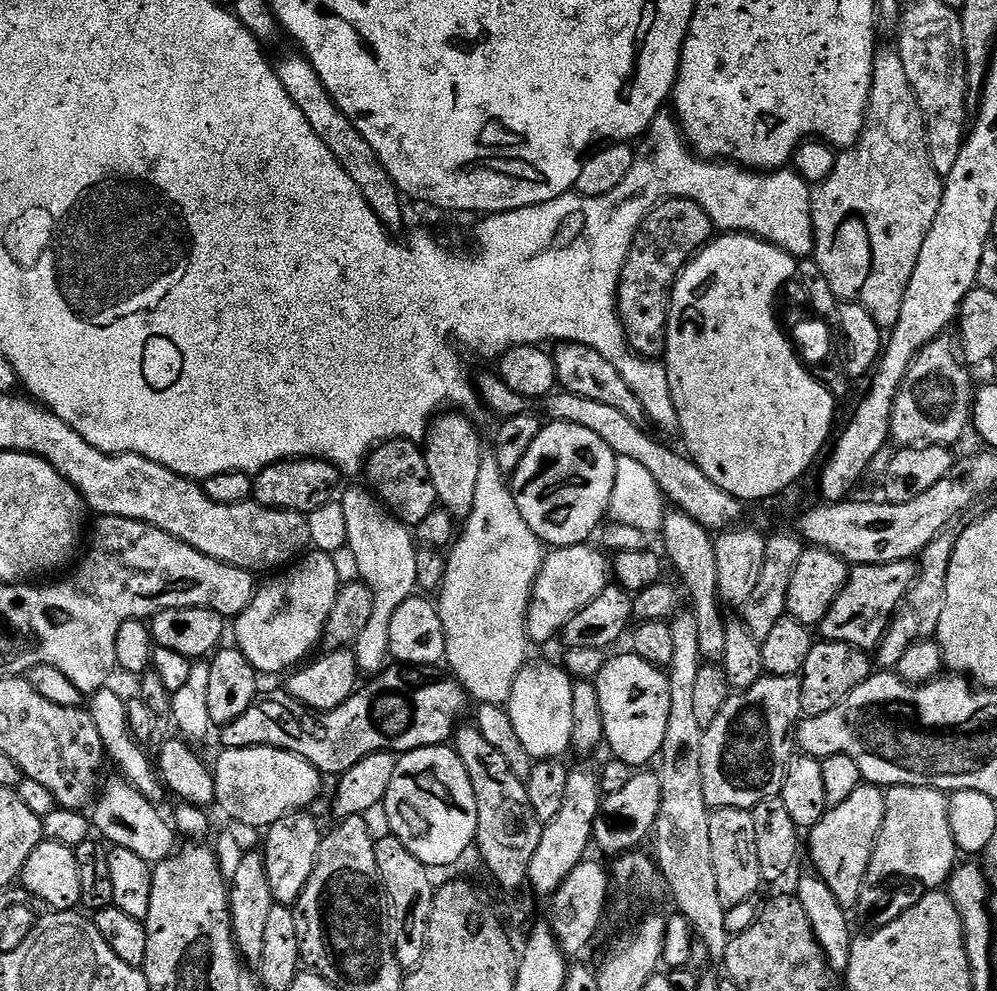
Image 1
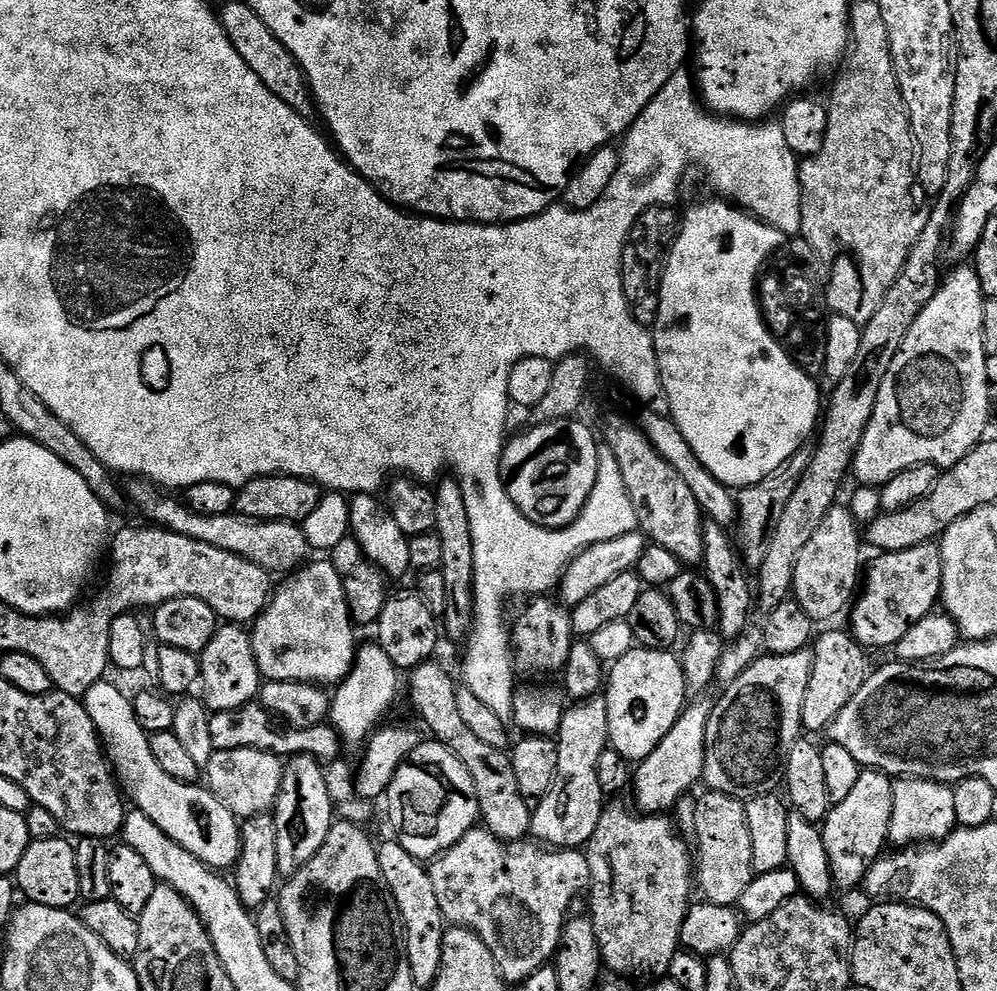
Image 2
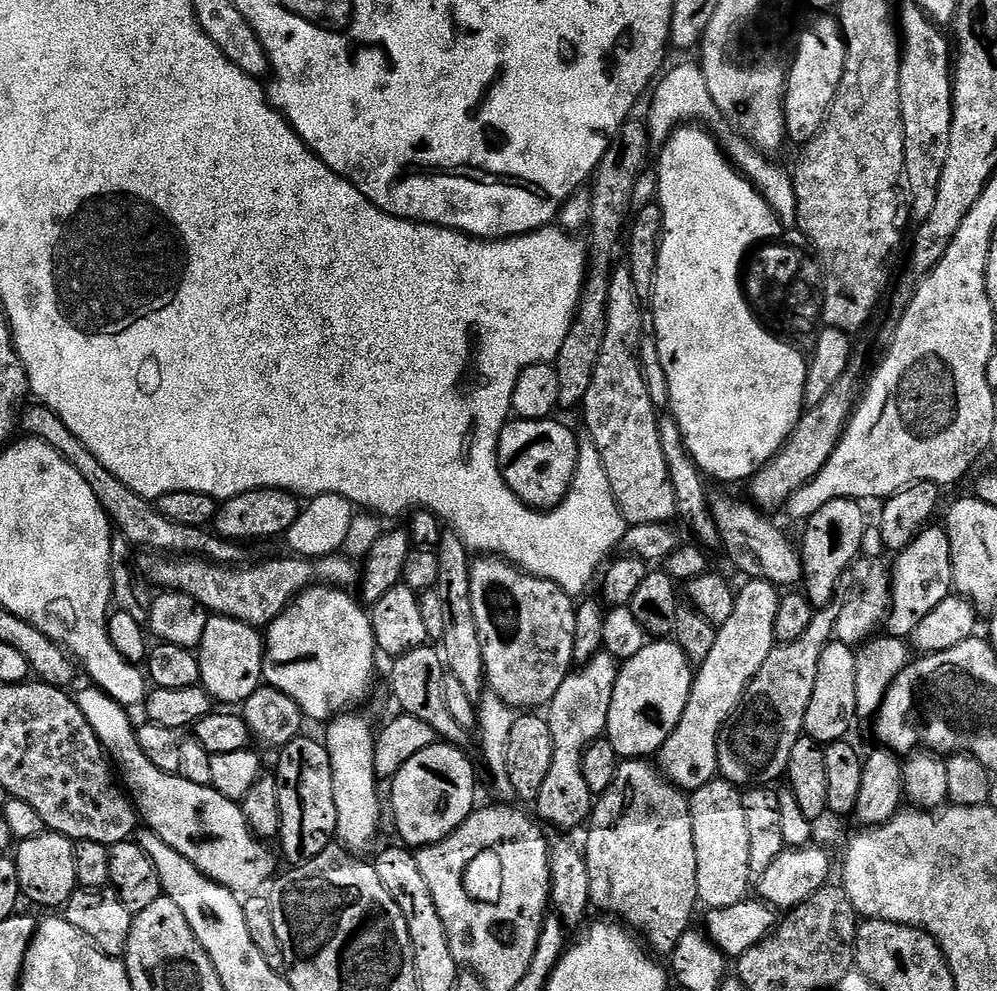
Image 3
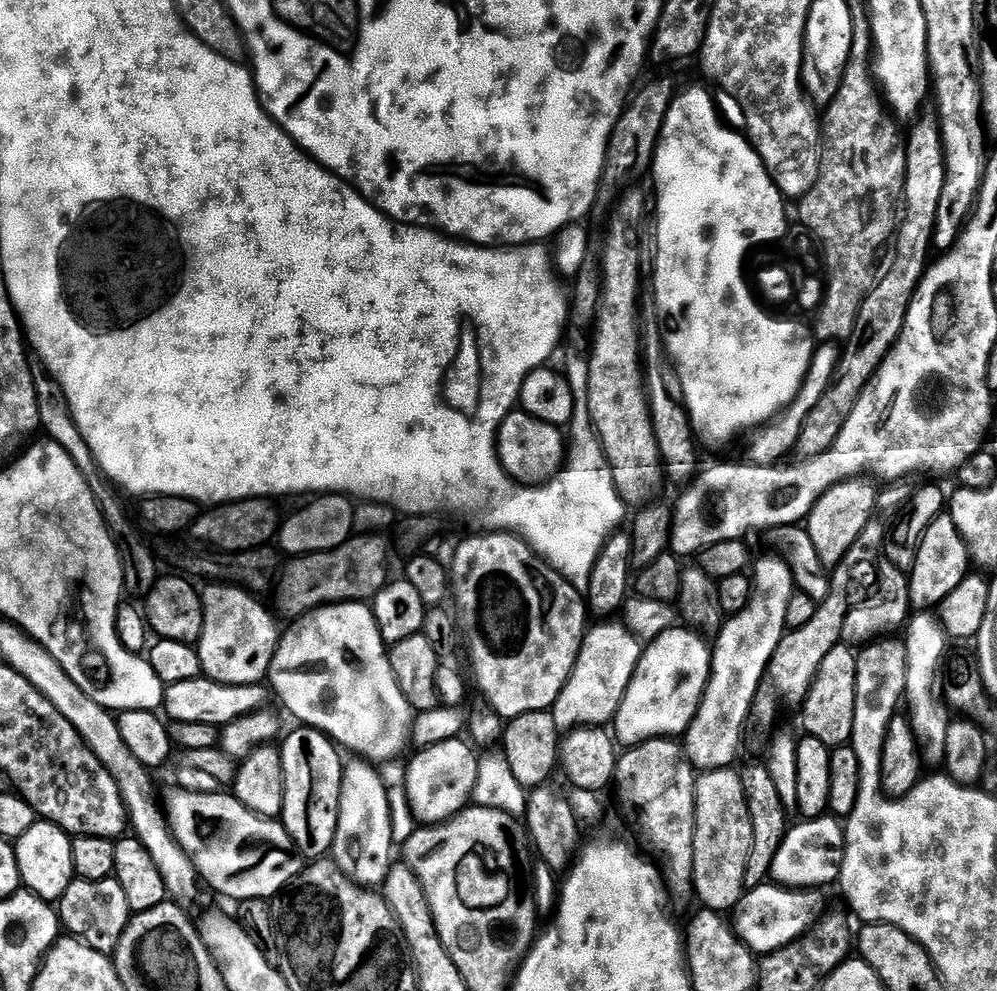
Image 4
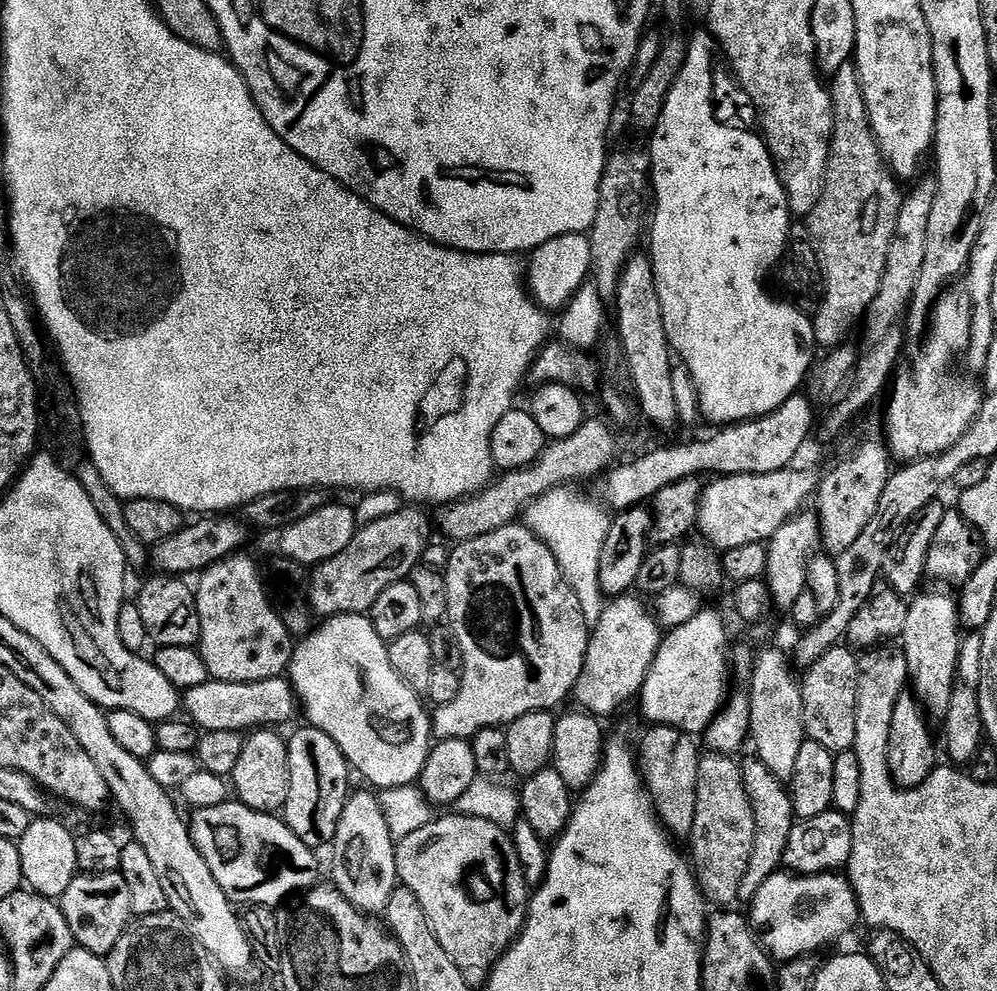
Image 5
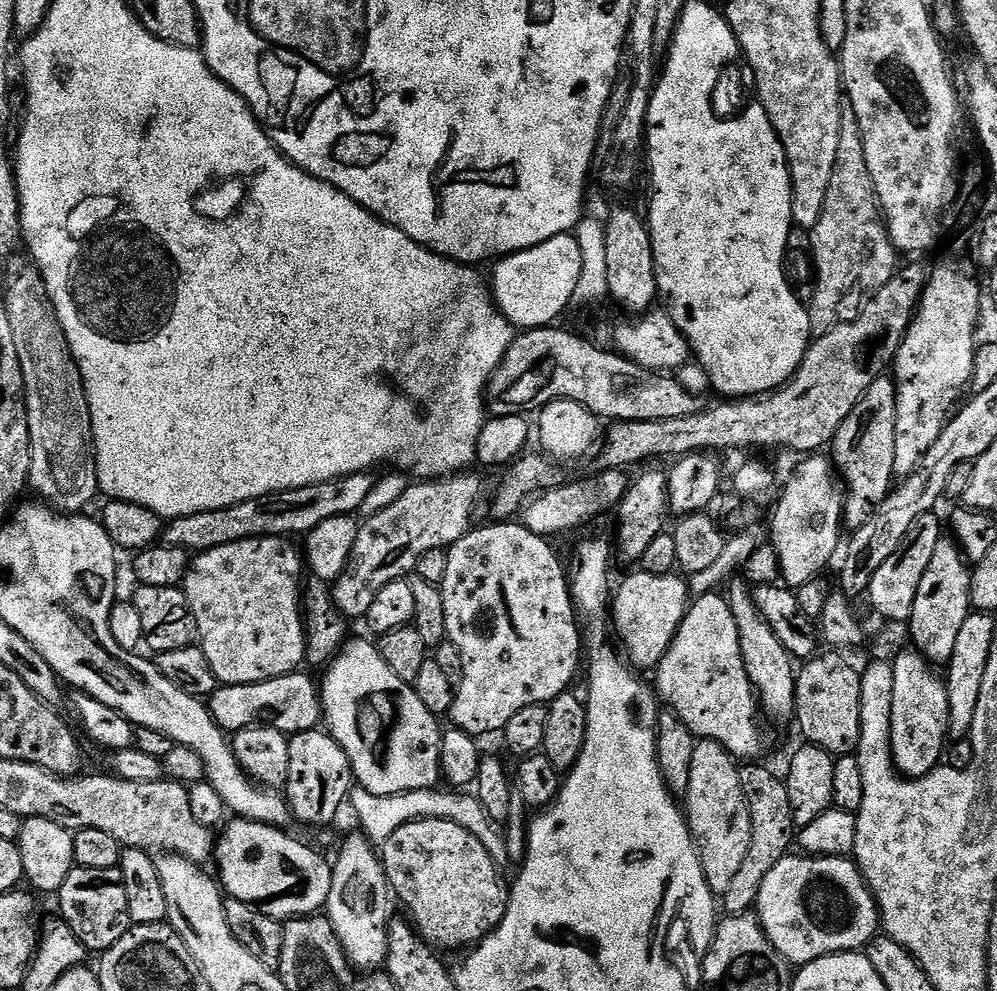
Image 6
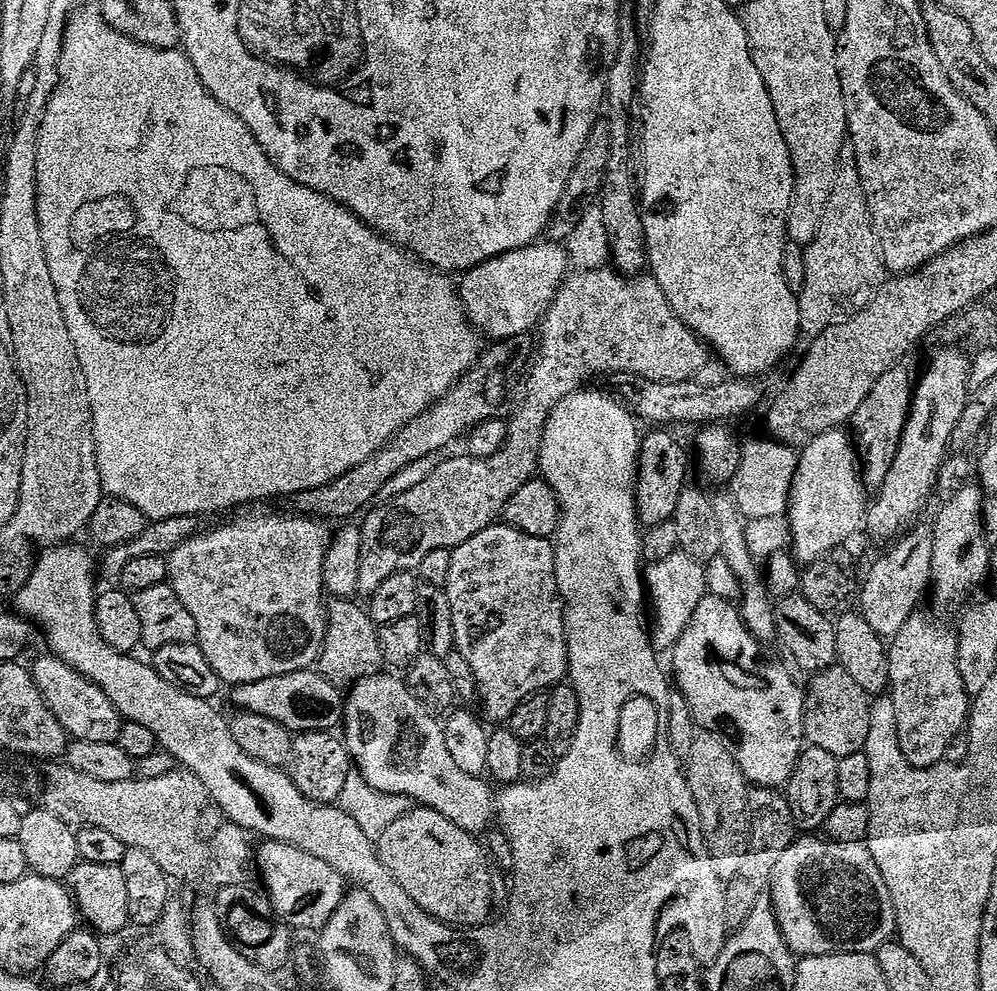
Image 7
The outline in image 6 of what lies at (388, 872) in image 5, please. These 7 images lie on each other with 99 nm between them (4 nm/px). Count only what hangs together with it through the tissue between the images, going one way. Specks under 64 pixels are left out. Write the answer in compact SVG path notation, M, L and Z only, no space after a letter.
M363 834L346 837L332 864L326 915L338 934L344 953L357 969L376 970L388 959L388 896L390 900L384 862L372 841Z

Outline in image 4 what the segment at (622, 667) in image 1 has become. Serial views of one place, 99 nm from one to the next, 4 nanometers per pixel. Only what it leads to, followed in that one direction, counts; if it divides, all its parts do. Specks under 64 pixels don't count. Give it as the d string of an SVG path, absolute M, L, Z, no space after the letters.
M673 626L641 651L630 686L616 711L614 736L621 745L680 738L688 731L712 673L712 648L704 644L705 639L687 627Z

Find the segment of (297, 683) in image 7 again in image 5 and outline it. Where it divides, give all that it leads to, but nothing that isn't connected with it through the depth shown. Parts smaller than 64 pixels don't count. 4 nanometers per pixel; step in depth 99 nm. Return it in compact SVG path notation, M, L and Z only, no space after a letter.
M209 678L204 684L187 689L182 696L183 711L188 711L187 719L197 729L204 732L227 732L243 733L245 730L259 730L269 726L280 726L298 712L298 697L289 681L284 678L275 680L263 680L262 682L250 682L249 684L231 684Z

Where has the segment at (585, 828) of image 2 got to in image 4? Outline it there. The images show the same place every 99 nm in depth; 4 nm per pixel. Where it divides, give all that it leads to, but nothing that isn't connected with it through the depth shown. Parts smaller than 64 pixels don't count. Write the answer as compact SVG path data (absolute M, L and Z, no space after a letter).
M618 622L599 624L602 625L596 629L593 627L585 635L578 662L574 662L574 670L566 686L562 686L562 694L558 694L551 706L552 717L561 733L568 734L576 728L611 725L616 719L618 706L630 686L630 678L640 661L641 643L628 633L627 628Z

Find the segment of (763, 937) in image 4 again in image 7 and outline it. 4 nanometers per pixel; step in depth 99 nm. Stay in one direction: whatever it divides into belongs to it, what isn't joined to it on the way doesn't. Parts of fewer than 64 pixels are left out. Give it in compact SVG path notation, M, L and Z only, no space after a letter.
M816 834L801 835L790 846L790 850L786 850L786 854L782 854L782 858L778 861L778 866L774 866L774 874L770 881L770 895L772 905L776 911L776 921L780 927L780 932L786 938L788 947L800 958L805 956L831 956L834 952L866 952L875 954L883 944L887 944L893 939L896 932L894 902L890 898L890 890L886 890L886 882L882 882L882 870L878 870L878 862L874 862L867 843L842 842L824 838L819 840L820 838Z

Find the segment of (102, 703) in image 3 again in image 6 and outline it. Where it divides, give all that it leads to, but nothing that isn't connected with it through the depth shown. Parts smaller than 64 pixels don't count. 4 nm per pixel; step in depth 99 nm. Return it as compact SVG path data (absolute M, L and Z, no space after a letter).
M232 818L223 825L222 831L224 833L216 844L216 864L220 867L218 880L231 899L259 906L267 916L281 922L295 920L298 916L315 916L327 905L332 885L332 864L324 861L310 845L287 836L283 827L258 820Z

